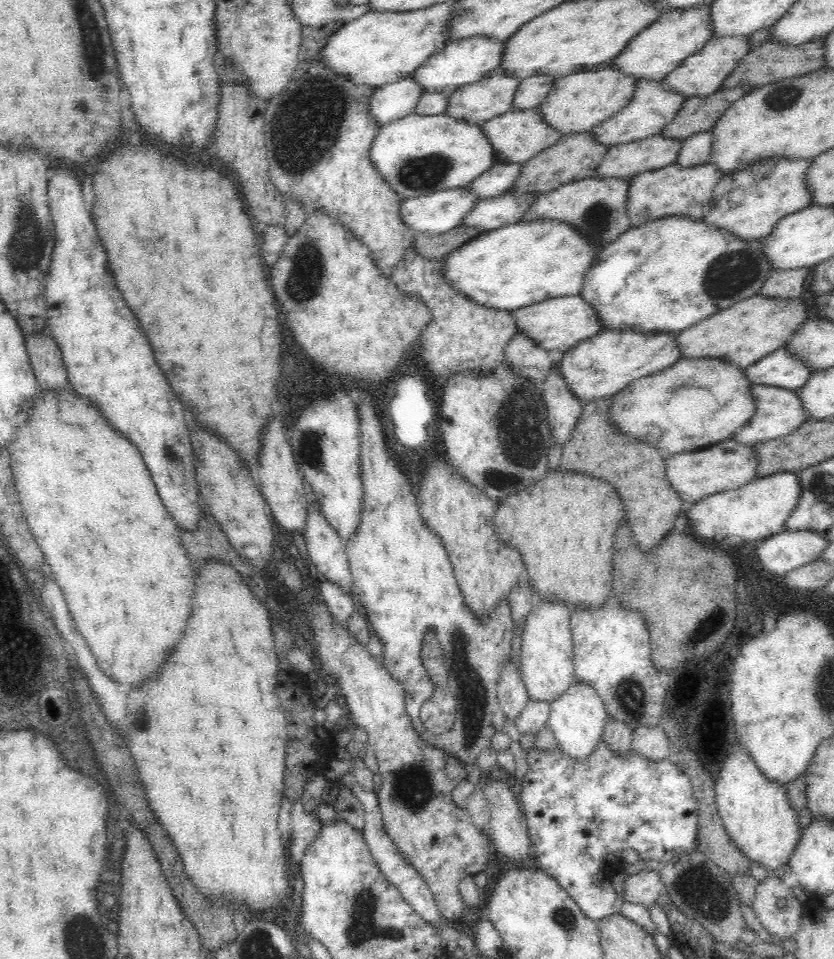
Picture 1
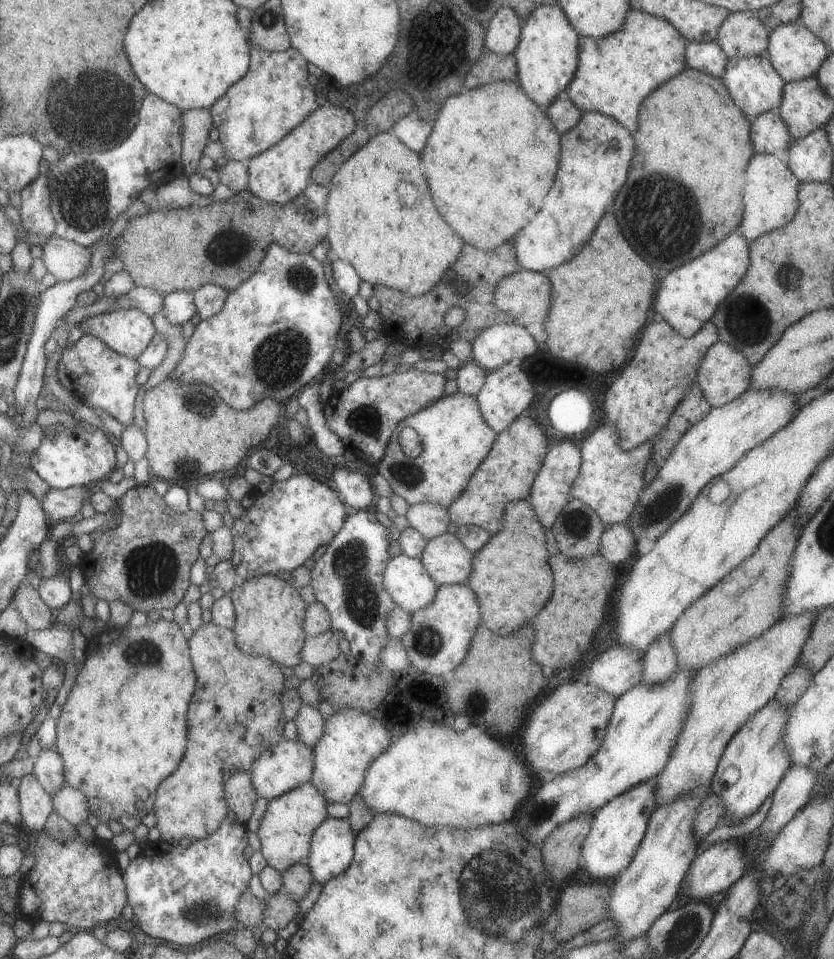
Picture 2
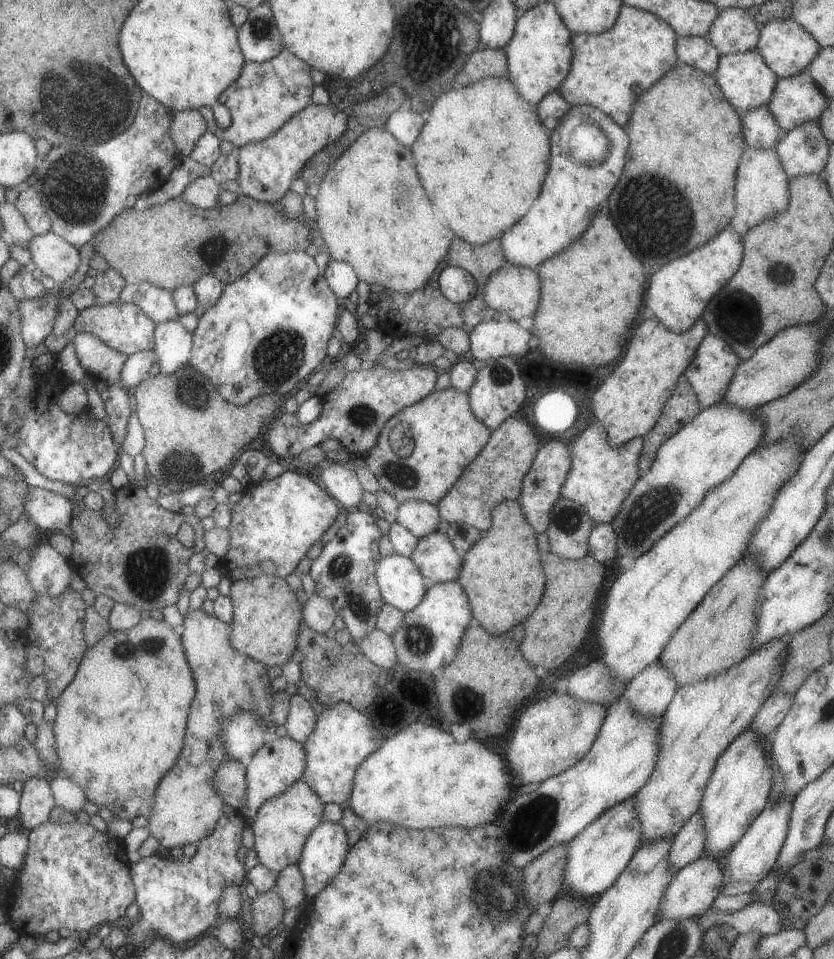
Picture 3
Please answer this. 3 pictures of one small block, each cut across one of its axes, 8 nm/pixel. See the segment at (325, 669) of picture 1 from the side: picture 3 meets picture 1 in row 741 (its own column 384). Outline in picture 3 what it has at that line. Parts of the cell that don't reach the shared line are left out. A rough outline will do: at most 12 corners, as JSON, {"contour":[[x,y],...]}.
{"contour":[[433,365],[353,369],[308,425],[267,432],[279,458],[333,438],[365,458],[385,422],[435,391]]}

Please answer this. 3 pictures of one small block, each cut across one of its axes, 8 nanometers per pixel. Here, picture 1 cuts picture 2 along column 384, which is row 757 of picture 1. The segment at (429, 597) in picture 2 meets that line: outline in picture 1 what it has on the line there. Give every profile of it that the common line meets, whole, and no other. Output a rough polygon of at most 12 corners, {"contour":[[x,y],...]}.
{"contour":[[574,680],[549,705],[558,749],[574,761],[602,742],[604,703]]}

